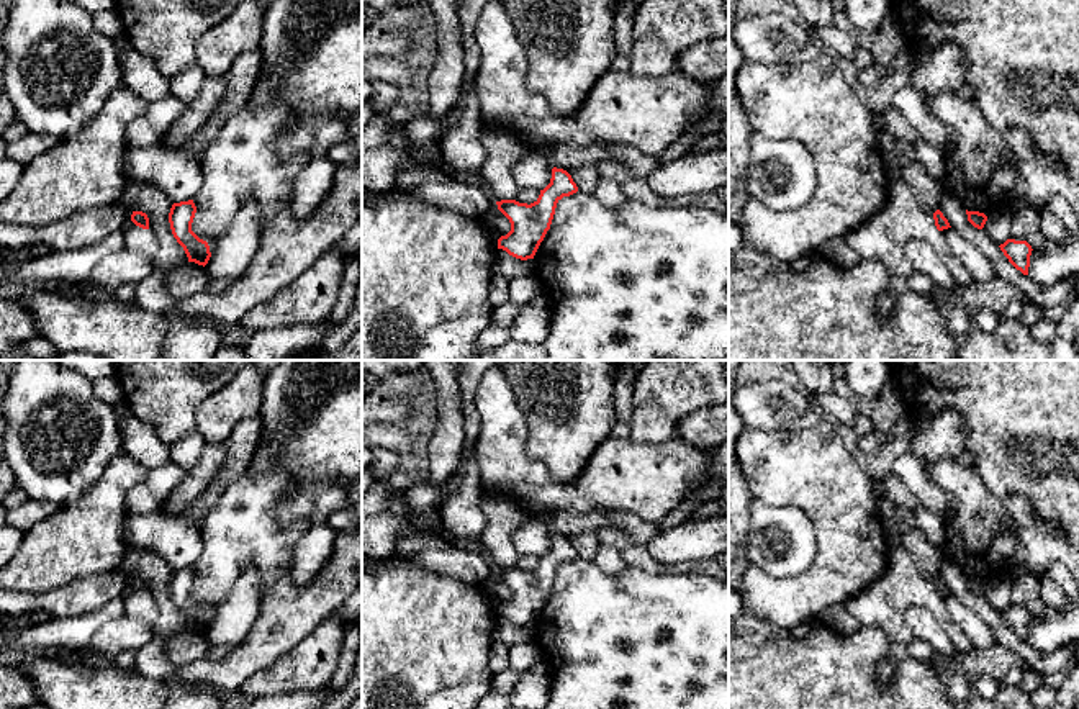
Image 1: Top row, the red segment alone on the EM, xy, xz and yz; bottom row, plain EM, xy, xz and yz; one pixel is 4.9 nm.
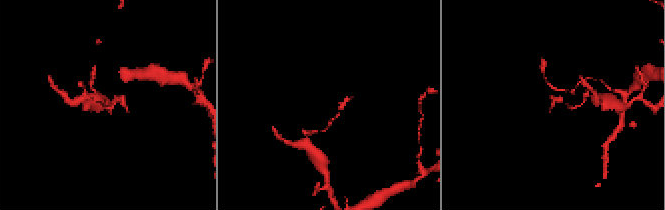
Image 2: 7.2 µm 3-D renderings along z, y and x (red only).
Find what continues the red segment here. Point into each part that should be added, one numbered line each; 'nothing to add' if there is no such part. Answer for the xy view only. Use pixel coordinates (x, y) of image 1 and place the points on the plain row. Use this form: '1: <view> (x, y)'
nothing to add

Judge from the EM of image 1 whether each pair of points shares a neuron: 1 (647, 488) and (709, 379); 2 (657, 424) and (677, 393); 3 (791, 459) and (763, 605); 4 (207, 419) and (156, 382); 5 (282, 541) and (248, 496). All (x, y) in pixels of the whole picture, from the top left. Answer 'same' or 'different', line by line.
1: different
2: same
3: same
4: different
5: same

